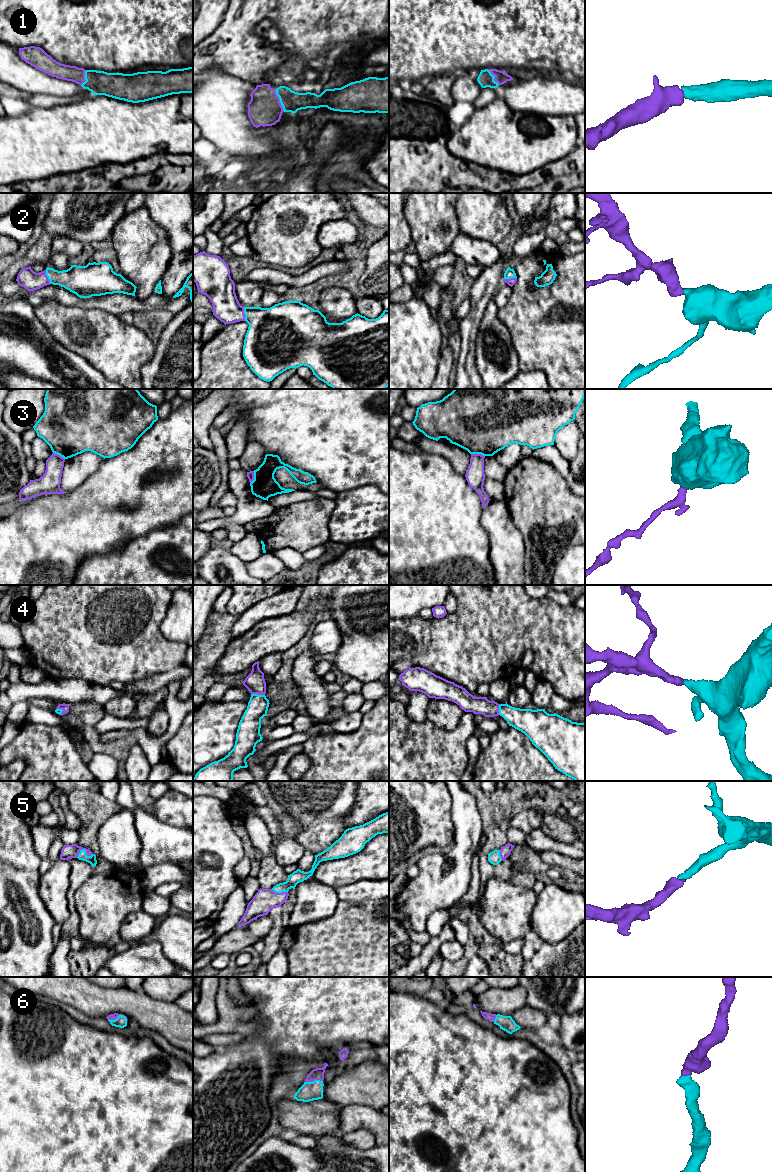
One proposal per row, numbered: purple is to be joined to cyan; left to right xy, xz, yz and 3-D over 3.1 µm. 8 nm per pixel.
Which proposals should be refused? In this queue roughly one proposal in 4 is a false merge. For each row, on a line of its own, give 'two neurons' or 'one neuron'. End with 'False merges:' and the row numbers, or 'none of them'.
1: one neuron
2: one neuron
3: two neurons
4: one neuron
5: one neuron
6: one neuron
False merges: 3

